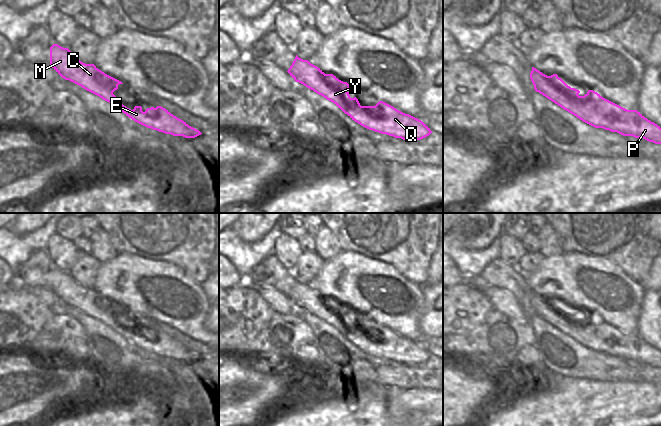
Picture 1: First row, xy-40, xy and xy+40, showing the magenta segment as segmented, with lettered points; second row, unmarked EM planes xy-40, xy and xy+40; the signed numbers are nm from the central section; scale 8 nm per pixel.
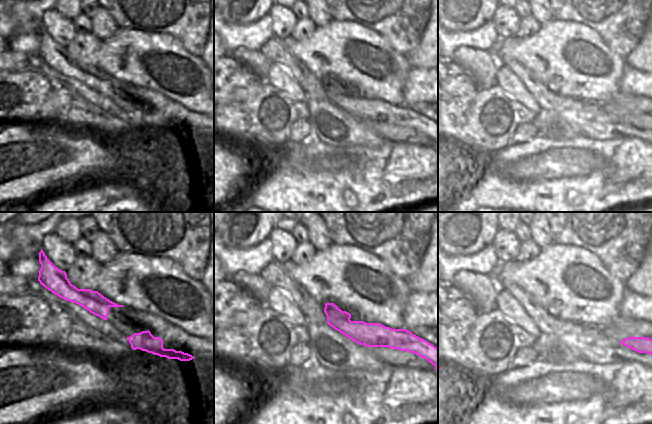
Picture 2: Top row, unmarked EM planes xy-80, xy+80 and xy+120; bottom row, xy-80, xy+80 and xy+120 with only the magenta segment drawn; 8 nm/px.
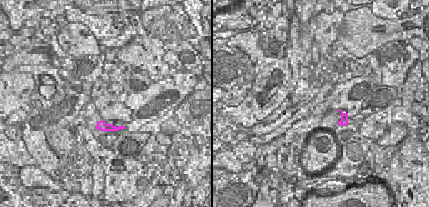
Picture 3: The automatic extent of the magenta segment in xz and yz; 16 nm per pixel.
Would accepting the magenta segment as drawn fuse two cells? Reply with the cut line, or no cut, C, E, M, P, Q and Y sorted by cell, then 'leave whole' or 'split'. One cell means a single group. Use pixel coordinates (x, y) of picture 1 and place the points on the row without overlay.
cut none; groups C E M P Q Y; leave whole

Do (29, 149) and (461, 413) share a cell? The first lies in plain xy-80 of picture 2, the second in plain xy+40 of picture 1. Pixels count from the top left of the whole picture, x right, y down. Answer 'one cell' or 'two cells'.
one cell

